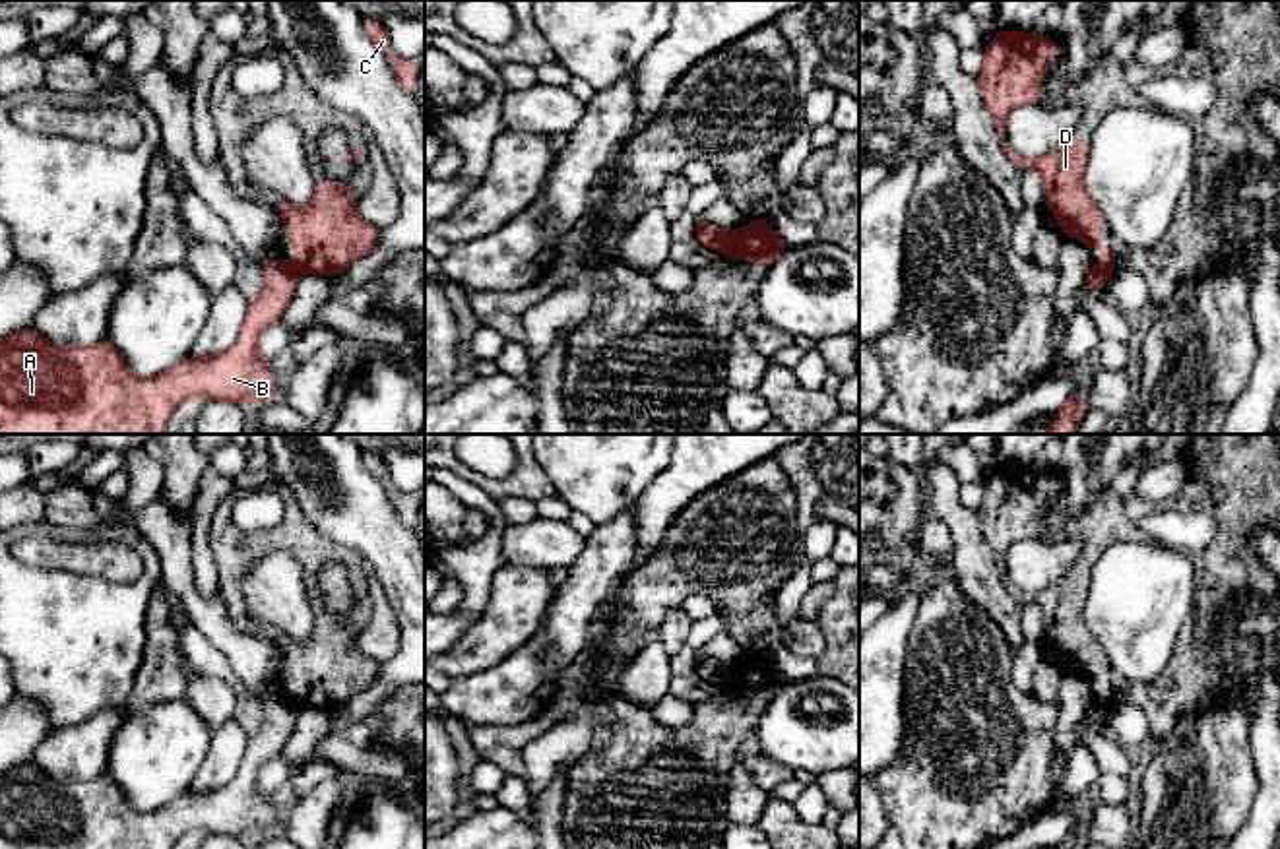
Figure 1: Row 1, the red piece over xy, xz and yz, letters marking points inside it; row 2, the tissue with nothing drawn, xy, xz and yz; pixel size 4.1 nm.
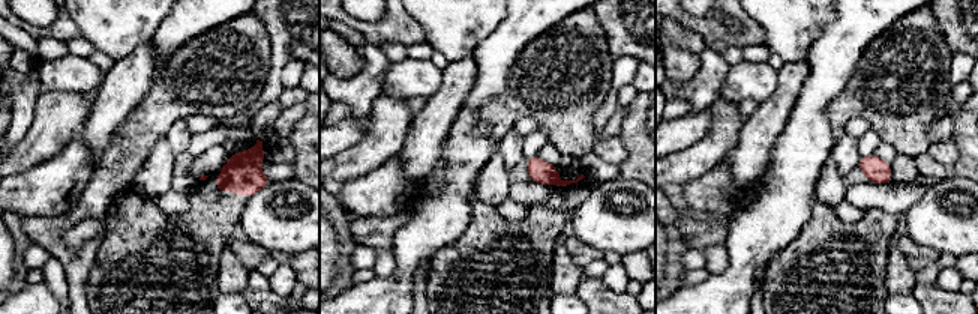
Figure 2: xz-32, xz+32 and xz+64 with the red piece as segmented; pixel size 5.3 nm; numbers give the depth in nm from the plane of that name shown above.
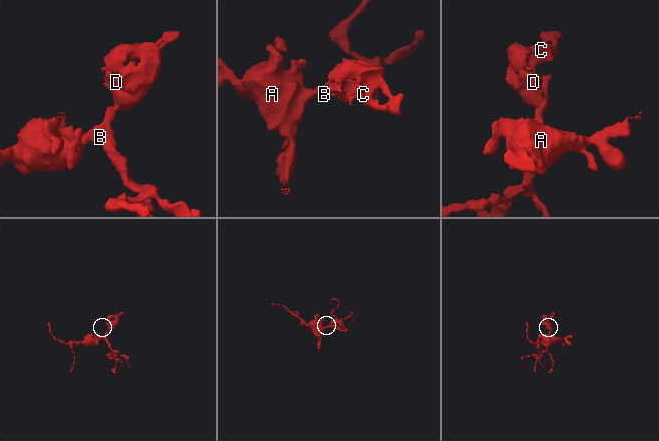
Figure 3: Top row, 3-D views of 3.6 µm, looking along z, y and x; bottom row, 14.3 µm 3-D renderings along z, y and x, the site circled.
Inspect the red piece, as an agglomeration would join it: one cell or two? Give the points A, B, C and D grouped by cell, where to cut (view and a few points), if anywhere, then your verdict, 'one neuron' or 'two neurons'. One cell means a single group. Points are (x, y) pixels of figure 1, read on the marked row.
groups A B / C D; cut xz (732, 233), (722, 249); two neurons

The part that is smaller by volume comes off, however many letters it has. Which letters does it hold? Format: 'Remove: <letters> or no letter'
Remove: C, D

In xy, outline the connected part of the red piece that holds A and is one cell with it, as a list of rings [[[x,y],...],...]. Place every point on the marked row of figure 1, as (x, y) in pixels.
[[[281,260],[262,266],[262,291],[248,304],[237,341],[208,357],[188,357],[176,366],[140,378],[126,368],[116,347],[103,339],[89,347],[58,347],[33,328],[0,339],[0,434],[165,434],[171,415],[188,399],[270,401],[273,376],[258,353],[258,337],[281,320],[299,273]]]

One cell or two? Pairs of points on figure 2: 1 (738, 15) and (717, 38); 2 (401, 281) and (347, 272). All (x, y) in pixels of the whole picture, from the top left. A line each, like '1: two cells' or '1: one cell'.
1: one cell
2: two cells

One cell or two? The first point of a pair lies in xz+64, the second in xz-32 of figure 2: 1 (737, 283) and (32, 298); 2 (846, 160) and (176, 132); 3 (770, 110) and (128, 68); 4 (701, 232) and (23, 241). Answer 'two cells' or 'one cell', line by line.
1: one cell
2: one cell
3: one cell
4: two cells

